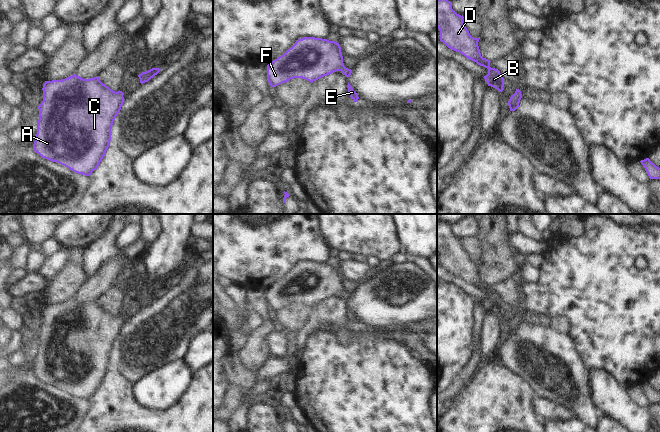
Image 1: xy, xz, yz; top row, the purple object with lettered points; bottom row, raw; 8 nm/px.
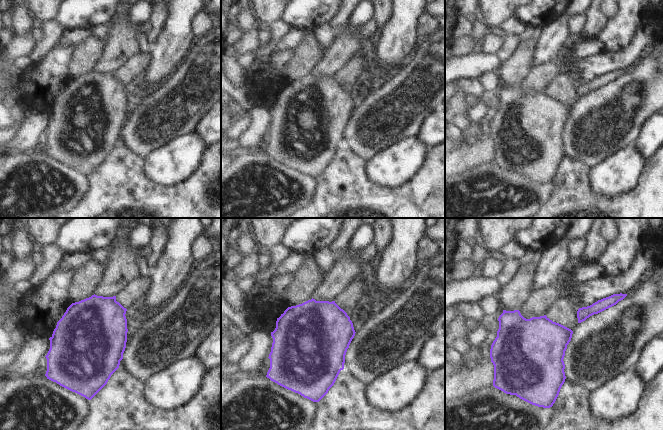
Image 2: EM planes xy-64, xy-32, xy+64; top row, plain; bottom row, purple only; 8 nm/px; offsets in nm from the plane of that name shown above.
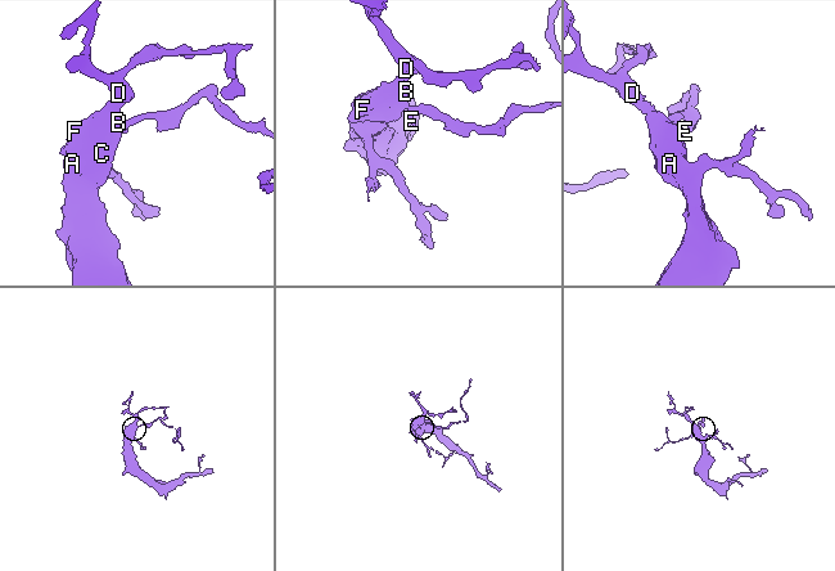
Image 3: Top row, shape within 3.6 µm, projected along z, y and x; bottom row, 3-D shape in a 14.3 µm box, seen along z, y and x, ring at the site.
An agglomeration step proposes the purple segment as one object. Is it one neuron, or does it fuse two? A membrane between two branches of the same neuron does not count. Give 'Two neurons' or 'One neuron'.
One neuron

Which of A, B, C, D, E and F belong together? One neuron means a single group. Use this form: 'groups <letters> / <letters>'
groups A B C D E F

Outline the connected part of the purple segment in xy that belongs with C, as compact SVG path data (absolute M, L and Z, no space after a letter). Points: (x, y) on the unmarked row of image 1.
M75 298L62 304L45 305L42 314L43 325L38 330L39 344L33 374L42 382L57 386L75 397L90 400L110 369L112 349L125 324L124 317L113 315L98 300L83 303Z

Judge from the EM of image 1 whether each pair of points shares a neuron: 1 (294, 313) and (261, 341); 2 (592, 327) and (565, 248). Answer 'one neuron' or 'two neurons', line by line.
1: two neurons
2: one neuron

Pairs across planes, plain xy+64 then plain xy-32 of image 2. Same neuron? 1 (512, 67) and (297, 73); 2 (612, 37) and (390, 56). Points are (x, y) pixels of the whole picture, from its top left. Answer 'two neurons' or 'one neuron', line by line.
1: one neuron
2: one neuron

